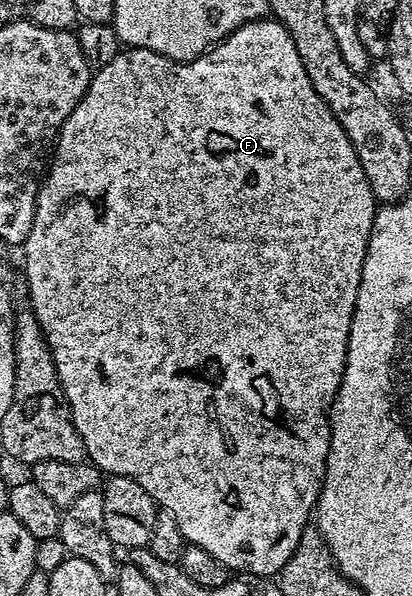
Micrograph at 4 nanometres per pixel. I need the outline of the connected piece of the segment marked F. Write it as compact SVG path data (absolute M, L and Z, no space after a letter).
M261 18L261 19L259 19L259 20L251 20L251 21L250 21L250 22L249 22L249 23L246 23L246 24L241 24L241 25L239 25L239 27L238 27L238 28L237 28L237 29L236 29L236 31L234 31L234 32L231 32L231 33L230 33L230 35L229 35L229 36L227 36L227 37L226 37L226 39L225 39L225 40L223 40L223 41L221 41L221 42L219 42L219 43L217 43L217 44L215 44L215 45L214 45L214 47L213 47L213 48L211 48L211 49L209 49L209 51L207 51L207 52L206 52L206 53L205 53L205 54L203 54L203 55L201 55L201 56L197 56L197 58L195 58L195 60L183 60L183 61L181 61L181 62L179 62L179 61L176 61L176 60L169 60L169 59L168 59L168 57L166 57L166 56L161 56L161 55L160 55L160 54L156 54L156 53L155 53L155 52L153 52L153 51L152 51L152 50L148 50L148 49L147 49L147 48L131 48L131 47L127 47L127 48L126 48L126 49L125 49L125 50L122 50L122 51L119 51L119 52L118 52L118 53L117 53L117 54L116 54L116 55L114 55L114 57L113 57L113 58L112 58L112 60L111 60L111 61L108 61L108 63L107 63L107 64L103 64L103 65L101 65L101 67L99 67L99 68L98 68L98 69L97 69L97 71L95 71L95 72L94 72L94 73L93 73L93 75L91 75L91 77L90 77L90 85L89 85L89 86L88 86L88 90L87 90L87 91L86 91L86 93L85 93L85 94L84 94L84 98L83 98L83 99L82 99L82 100L81 100L81 101L80 101L80 102L79 102L79 104L77 104L77 105L76 105L76 106L75 106L75 107L74 107L74 109L73 109L73 110L72 110L72 114L71 114L71 115L70 115L70 116L69 116L69 118L68 118L68 119L67 119L67 120L65 120L65 122L63 122L63 124L62 124L62 131L61 131L61 132L59 132L59 133L58 133L58 135L57 135L57 137L56 137L56 147L55 147L55 148L54 148L54 149L53 149L53 152L52 152L52 160L53 160L53 156L54 156L54 165L52 165L52 166L51 166L51 168L50 168L50 173L48 173L48 174L47 174L47 176L46 176L46 181L45 181L45 180L44 180L44 179L43 179L43 180L42 180L42 181L41 181L41 184L40 184L40 187L39 187L39 190L38 190L38 201L37 201L37 202L36 202L36 212L35 212L35 214L34 214L34 221L33 221L33 222L32 222L32 230L28 230L28 238L27 238L27 239L26 239L26 243L25 243L25 245L24 245L24 251L26 251L26 288L27 288L27 290L28 290L28 291L30 291L30 300L28 300L28 304L29 304L29 307L31 307L31 308L33 308L33 310L34 310L34 316L35 316L35 318L37 318L37 320L38 320L38 321L39 321L39 322L40 322L40 326L41 326L41 327L42 327L42 333L43 333L43 334L44 334L44 338L45 338L45 339L46 339L46 344L47 344L47 345L48 345L48 347L50 347L50 353L51 353L51 354L52 354L52 358L53 358L53 359L54 359L54 365L55 365L55 366L56 366L56 370L57 370L57 371L58 371L58 382L59 382L59 384L61 384L61 385L62 385L62 389L63 389L63 390L64 390L64 394L65 394L65 395L66 395L66 400L67 400L67 401L68 401L68 403L69 403L69 404L70 404L70 417L72 417L72 419L73 419L73 420L74 420L74 425L75 425L75 426L76 426L76 430L77 430L77 431L78 431L78 433L79 433L79 434L80 434L80 438L81 438L81 439L82 439L82 441L83 441L83 442L84 442L84 446L85 446L85 447L86 447L86 454L87 454L87 457L88 457L88 460L89 460L89 463L92 463L92 464L95 464L95 466L97 466L97 467L98 467L98 469L100 469L100 470L101 470L101 471L102 471L102 472L103 472L103 473L106 473L106 474L109 474L109 475L110 475L110 476L127 476L127 477L128 477L128 478L132 478L132 479L133 479L133 480L135 480L135 481L136 481L136 482L140 482L140 486L144 486L144 490L148 490L148 494L149 494L149 495L150 495L150 497L152 497L152 499L154 499L154 503L155 503L155 504L157 504L157 505L158 505L158 507L159 507L159 509L161 509L161 511L164 511L164 512L170 512L170 513L171 513L171 514L172 514L172 518L176 518L176 526L180 526L180 534L181 534L181 535L182 535L182 539L183 539L183 541L185 541L185 543L186 543L186 544L195 544L195 545L196 545L196 546L200 546L200 550L208 550L208 554L212 554L212 558L216 558L216 562L224 562L224 566L225 566L225 567L226 567L226 568L229 568L229 569L230 569L230 571L231 571L231 573L234 573L234 574L245 574L245 575L246 575L246 576L247 576L247 577L250 577L250 576L258 576L258 577L254 577L254 578L274 578L274 577L277 577L277 575L278 575L278 571L279 571L279 570L281 570L281 569L282 569L282 567L283 567L283 566L284 566L284 562L288 562L288 558L292 558L292 550L296 550L296 542L300 542L300 534L301 534L301 533L302 533L302 532L303 532L303 531L304 531L304 529L305 529L305 528L307 528L307 527L308 527L308 525L309 525L309 524L310 524L310 523L311 523L311 520L312 520L312 513L313 513L313 512L314 512L314 511L315 511L315 508L316 508L316 505L317 505L317 503L318 503L318 492L319 492L319 490L320 490L320 489L321 489L321 488L322 488L322 479L323 479L323 478L324 478L324 470L325 470L325 469L326 469L326 455L327 455L327 454L328 454L328 450L329 450L329 449L330 449L330 417L329 417L329 415L328 415L328 413L329 413L329 410L330 410L330 406L331 406L331 404L333 404L333 403L334 403L334 396L335 396L335 394L337 394L337 392L338 392L338 387L339 387L339 386L340 386L340 382L341 382L341 381L342 381L342 375L343 375L343 374L344 374L344 370L345 370L345 369L346 369L346 347L347 347L347 346L348 346L348 338L349 338L349 337L350 337L350 323L351 323L351 322L352 322L352 314L353 314L353 313L354 313L354 307L355 307L355 306L356 306L356 294L357 294L357 293L358 293L358 287L359 287L359 286L360 286L360 274L361 274L361 273L362 273L362 262L363 262L363 260L364 260L364 254L365 254L365 253L366 253L366 246L367 246L367 242L368 242L368 238L369 238L369 237L370 237L370 230L371 230L371 226L372 226L372 225L374 225L374 213L375 213L375 211L376 211L376 201L375 201L375 199L374 199L374 192L373 192L373 191L372 191L372 190L371 190L371 188L370 188L370 183L369 183L369 182L368 182L368 178L367 178L367 177L366 177L366 175L365 175L365 174L364 174L364 166L360 166L360 158L356 158L356 150L352 150L352 142L348 142L348 134L344 134L344 130L343 130L343 129L342 129L342 127L341 127L341 126L340 126L340 122L336 122L336 118L335 118L335 117L334 117L334 115L333 115L333 114L332 114L332 110L328 110L328 106L327 106L327 105L326 105L326 104L325 104L325 103L324 103L324 102L323 102L323 100L322 100L322 99L321 99L321 98L320 98L320 94L316 94L316 90L315 90L315 89L314 89L314 87L313 87L313 86L312 86L312 82L311 82L311 81L310 81L310 79L309 79L309 78L308 78L308 70L304 70L304 62L300 62L300 54L296 54L296 46L295 46L295 45L294 45L294 43L293 43L293 42L292 42L292 38L291 38L291 37L290 37L290 35L289 35L289 34L288 34L288 30L284 30L284 26L283 26L283 25L282 25L282 24L280 24L280 23L278 23L278 21L277 21L277 20L275 20L275 19L273 19L273 18Z

